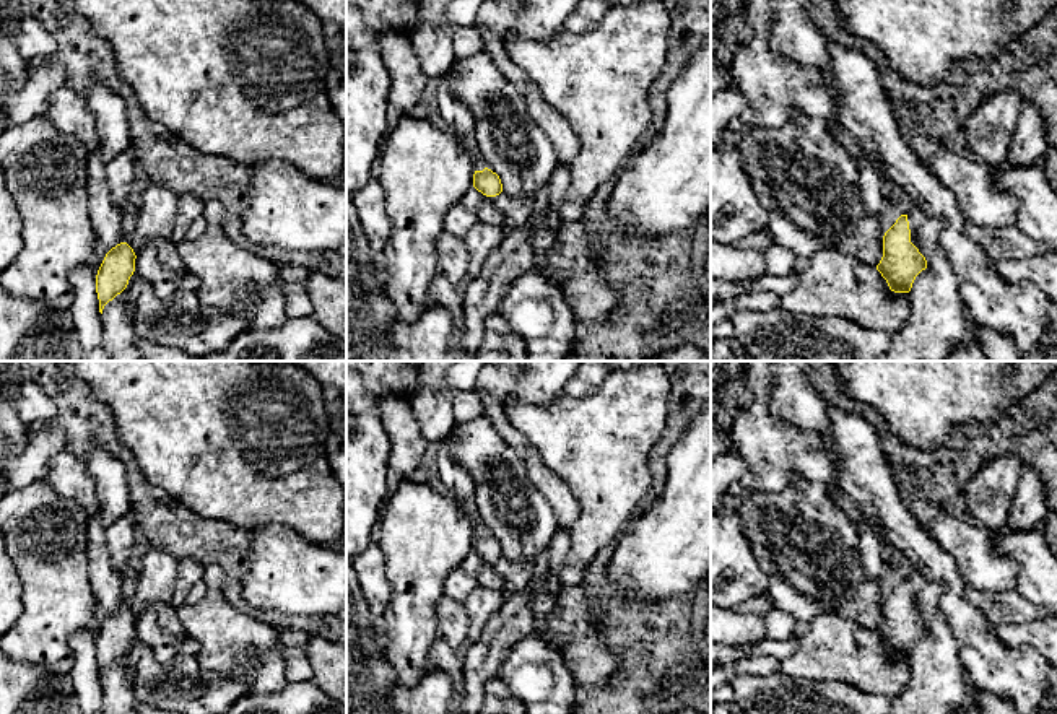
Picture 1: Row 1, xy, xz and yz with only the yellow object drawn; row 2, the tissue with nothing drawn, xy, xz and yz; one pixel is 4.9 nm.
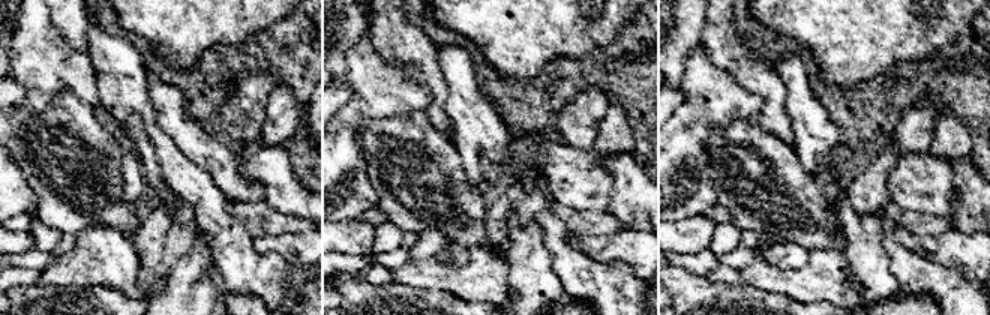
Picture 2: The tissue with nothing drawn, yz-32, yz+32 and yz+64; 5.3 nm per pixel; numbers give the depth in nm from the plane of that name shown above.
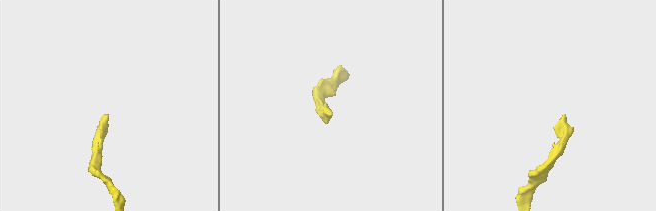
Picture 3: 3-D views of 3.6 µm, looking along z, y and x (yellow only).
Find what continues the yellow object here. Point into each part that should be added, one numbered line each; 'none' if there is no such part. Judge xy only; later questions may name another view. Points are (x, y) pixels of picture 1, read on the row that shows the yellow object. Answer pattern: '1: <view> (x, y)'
1: xy (130, 212)

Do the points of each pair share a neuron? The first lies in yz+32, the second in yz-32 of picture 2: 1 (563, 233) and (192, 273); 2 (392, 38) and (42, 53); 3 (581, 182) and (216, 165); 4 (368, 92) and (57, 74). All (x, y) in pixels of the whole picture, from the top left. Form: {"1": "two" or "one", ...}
{"1": "two", "2": "two", "3": "one", "4": "one"}

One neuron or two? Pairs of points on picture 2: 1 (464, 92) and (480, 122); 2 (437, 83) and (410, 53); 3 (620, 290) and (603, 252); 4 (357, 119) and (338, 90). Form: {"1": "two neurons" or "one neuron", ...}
{"1": "one neuron", "2": "one neuron", "3": "two neurons", "4": "two neurons"}

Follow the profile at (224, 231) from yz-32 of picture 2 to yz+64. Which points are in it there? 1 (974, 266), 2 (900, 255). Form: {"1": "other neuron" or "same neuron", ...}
{"1": "other neuron", "2": "same neuron"}

